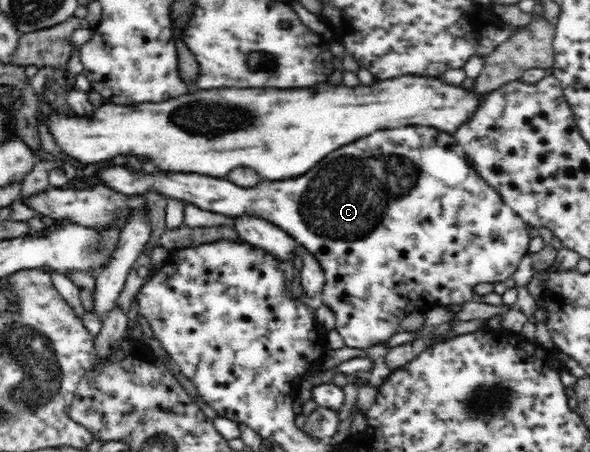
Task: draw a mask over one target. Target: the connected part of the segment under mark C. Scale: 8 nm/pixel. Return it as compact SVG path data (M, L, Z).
M407 124L406 126L384 128L368 135L368 137L364 137L364 139L360 139L360 141L356 141L356 143L350 143L350 145L330 153L322 163L318 163L316 167L312 167L308 173L304 173L298 179L280 179L272 181L272 183L268 183L269 180L266 180L266 183L260 183L252 189L238 187L238 184L225 178L191 173L163 173L162 170L148 171L146 168L144 170L134 170L128 165L112 165L109 168L97 171L94 175L100 183L105 183L106 187L112 187L114 191L124 195L144 197L148 191L152 191L152 193L160 193L166 198L181 199L188 204L212 213L225 216L245 217L245 215L250 215L250 217L264 218L266 221L274 223L275 226L284 229L290 237L294 237L298 243L304 245L307 253L314 254L316 262L322 266L325 279L321 293L322 303L334 312L336 318L335 329L343 337L346 346L363 350L374 344L386 342L390 337L396 335L398 333L398 323L404 317L410 315L412 311L418 311L420 307L422 307L422 311L426 311L428 305L460 305L464 301L472 301L474 287L478 283L510 282L510 277L517 270L520 259L526 253L529 253L528 243L530 243L533 235L520 215L506 205L502 196L494 191L484 179L478 177L478 173L470 167L470 163L466 163L466 155L462 155L462 146L459 145L458 140L452 134L434 127L426 128L423 125Z

